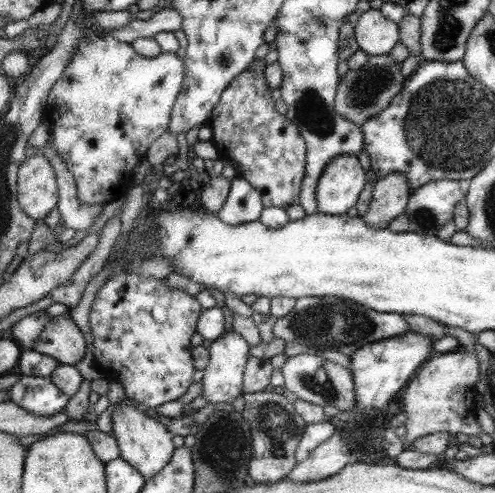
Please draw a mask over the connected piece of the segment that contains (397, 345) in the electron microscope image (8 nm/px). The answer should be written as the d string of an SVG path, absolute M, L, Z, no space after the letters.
M407 331L397 337L370 342L356 350L350 356L356 402L353 411L369 414L375 408L385 408L385 404L395 396L395 392L401 392L401 386L413 376L415 368L419 368L429 358L431 342L433 339L429 335Z

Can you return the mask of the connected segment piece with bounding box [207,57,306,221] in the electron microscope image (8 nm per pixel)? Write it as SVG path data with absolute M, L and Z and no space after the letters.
M255 57L250 69L239 73L227 89L223 90L218 104L207 118L211 131L211 143L217 149L220 159L233 160L239 166L240 173L236 175L245 179L259 194L263 208L278 206L285 209L289 220L296 221L306 216L299 201L301 182L305 174L306 142L299 134L296 126L293 126L285 115L275 111L275 104L271 100L271 90L265 81L263 69L265 59Z

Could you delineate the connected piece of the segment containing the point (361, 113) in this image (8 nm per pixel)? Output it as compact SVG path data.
M388 54L369 56L363 66L355 70L347 69L339 78L333 102L333 109L337 114L360 127L368 118L387 109L393 96L401 91L405 80L399 71L401 63L394 63L387 56Z

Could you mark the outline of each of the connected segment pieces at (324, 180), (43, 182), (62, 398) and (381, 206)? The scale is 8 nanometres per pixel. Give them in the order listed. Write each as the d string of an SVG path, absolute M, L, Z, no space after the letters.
M355 155L333 158L318 180L316 212L332 215L347 212L357 204L363 184L365 172L361 170Z
M40 152L26 157L19 165L17 201L22 210L35 220L44 220L51 209L57 208L57 178L50 161Z
M20 375L18 381L7 389L7 393L9 400L17 406L48 417L65 410L69 400L69 396L54 385L51 377Z
M389 173L375 180L369 209L361 218L375 229L387 229L389 222L406 208L412 188L401 173Z

